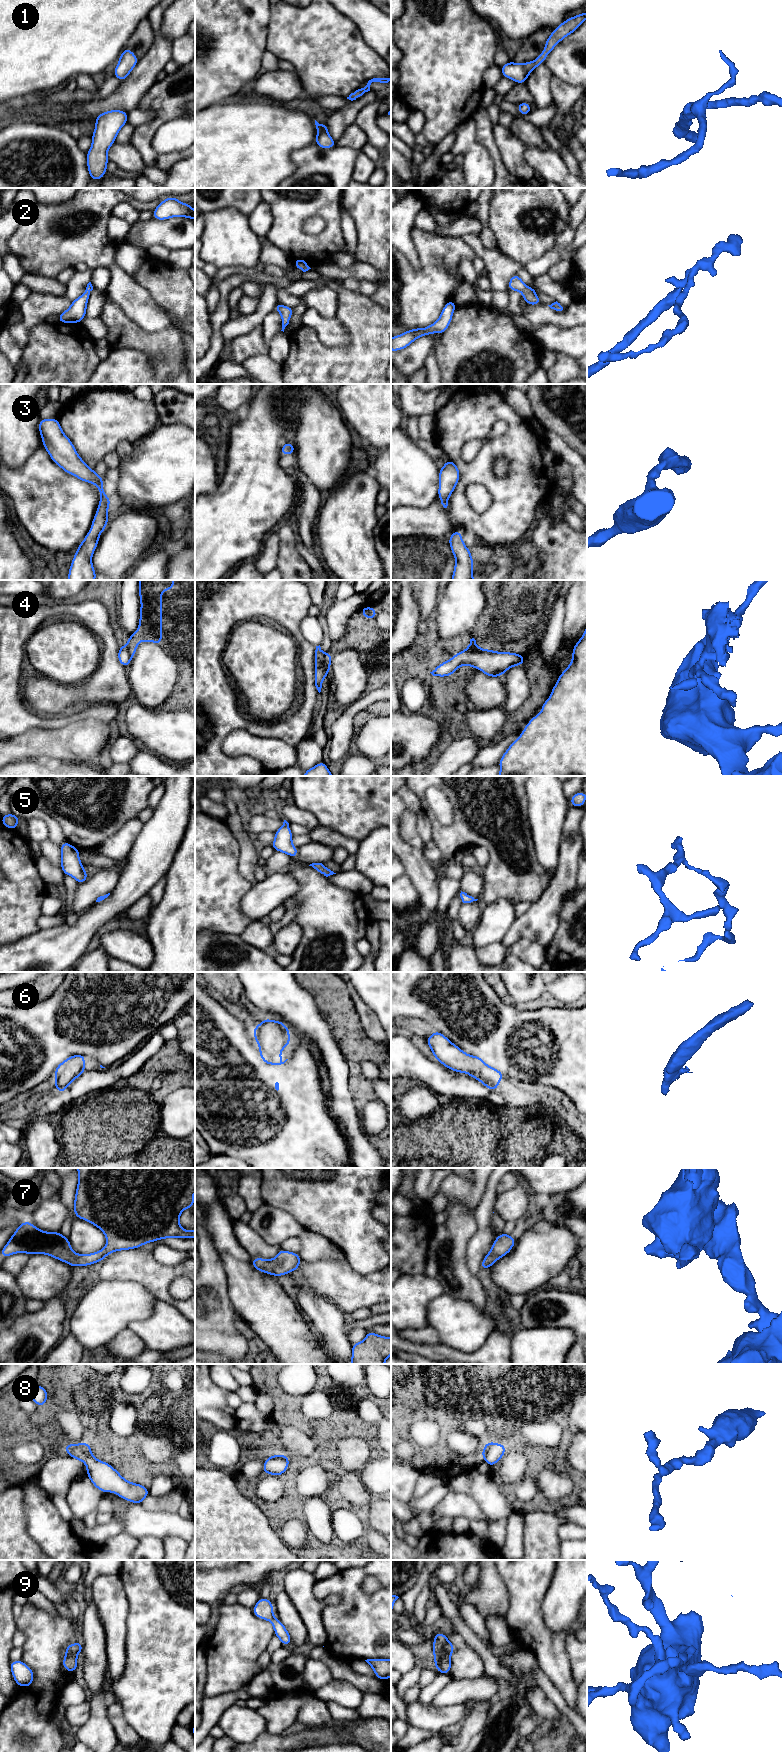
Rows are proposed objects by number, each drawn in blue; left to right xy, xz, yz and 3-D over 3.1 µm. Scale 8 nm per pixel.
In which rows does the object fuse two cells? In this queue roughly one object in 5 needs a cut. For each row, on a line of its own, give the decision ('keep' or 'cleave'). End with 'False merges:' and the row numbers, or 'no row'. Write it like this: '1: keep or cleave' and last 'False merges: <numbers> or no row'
1: keep
2: keep
3: keep
4: cleave
5: keep
6: keep
7: keep
8: keep
9: keep
False merges: 4

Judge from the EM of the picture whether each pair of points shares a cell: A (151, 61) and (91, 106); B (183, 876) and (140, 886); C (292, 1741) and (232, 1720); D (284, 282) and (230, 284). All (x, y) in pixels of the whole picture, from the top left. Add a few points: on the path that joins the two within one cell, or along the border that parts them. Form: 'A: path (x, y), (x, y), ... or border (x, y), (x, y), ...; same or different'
A: path (140, 77), (116, 101), (107, 104); same
B: border (175, 854), (165, 875); different
C: border (266, 1730), (251, 1741); different
D: path (271, 279), (243, 278); same

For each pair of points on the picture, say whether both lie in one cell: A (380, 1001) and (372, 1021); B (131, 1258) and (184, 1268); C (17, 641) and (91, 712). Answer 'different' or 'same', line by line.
A: different
B: same
C: same

